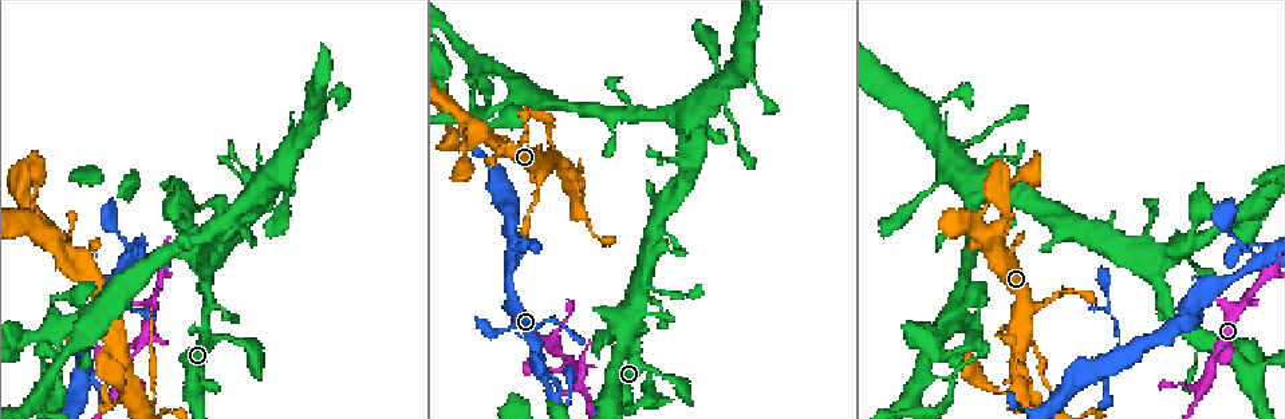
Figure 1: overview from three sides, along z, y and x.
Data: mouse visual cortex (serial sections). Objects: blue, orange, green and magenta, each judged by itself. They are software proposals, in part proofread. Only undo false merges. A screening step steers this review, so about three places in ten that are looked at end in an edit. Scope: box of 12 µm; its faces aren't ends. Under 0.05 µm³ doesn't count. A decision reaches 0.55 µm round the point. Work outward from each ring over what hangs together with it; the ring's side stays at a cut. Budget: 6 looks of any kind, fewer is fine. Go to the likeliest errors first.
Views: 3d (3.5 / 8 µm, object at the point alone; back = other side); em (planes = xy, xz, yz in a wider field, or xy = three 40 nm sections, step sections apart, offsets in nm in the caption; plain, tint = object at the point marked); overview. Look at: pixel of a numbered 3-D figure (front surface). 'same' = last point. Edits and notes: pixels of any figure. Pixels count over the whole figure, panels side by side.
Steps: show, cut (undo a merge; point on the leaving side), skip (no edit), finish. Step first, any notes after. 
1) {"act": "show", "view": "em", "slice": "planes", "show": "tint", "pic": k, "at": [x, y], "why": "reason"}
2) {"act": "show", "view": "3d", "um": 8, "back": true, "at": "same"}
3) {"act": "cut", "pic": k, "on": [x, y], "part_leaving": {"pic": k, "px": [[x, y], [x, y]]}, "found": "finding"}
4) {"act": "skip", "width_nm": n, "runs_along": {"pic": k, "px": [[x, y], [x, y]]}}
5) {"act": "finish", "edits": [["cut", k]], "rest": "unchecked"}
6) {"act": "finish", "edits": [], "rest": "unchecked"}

{"act": "show", "view": "3d", "um": 3.5, "pic": 1, "at": [590, 406]}

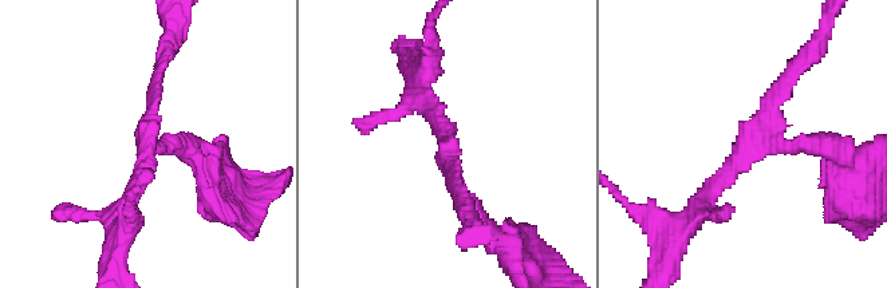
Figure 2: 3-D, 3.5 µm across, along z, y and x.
{"act": "show", "view": "em", "slice": "xy", "step": 3, "show": "plain", "pic": 2, "at": [149, 150]}

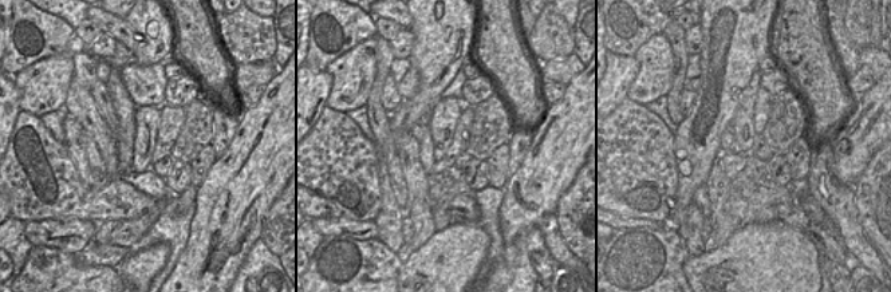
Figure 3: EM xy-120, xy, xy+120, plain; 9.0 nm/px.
{"act": "show", "view": "em", "slice": "xy", "step": 3, "show": "tint", "at": "same", "why": "where the object lies"}

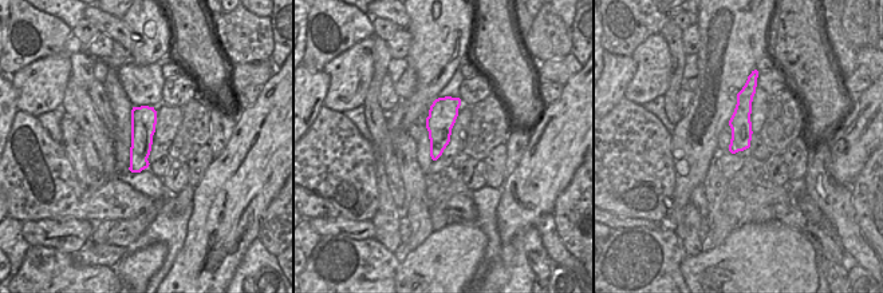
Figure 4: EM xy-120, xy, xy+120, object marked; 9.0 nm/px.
{"act": "skip", "found": "continuous, no second cell"}

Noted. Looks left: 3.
{"act": "show", "view": "3d", "um": 3.5, "pic": 1, "at": [28, 194], "why": "a narrow waist"}

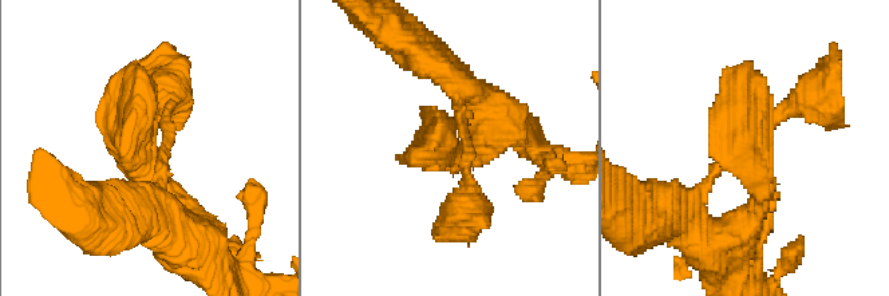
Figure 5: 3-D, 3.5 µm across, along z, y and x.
{"act": "show", "view": "em", "slice": "xy", "step": 2, "show": "tint", "pic": 5, "at": [748, 138]}

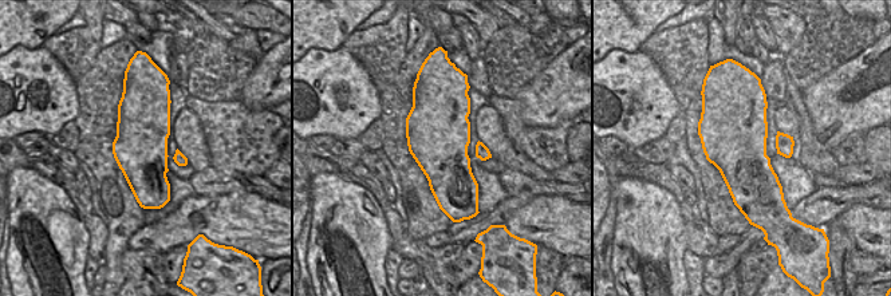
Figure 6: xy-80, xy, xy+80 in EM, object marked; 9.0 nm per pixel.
{"act": "show", "view": "em", "slice": "xy", "step": 5, "show": "tint", "at": "same", "why": "another direction"}

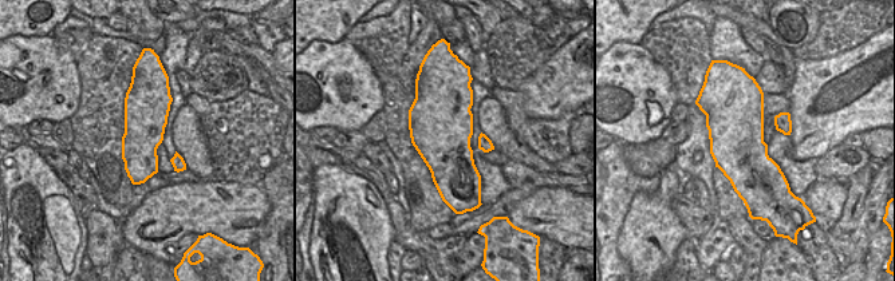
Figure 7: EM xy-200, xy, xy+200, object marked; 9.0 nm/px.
{"act": "skip", "runs_along": {"pic": 5, "px": [[751, 213], [747, 138], [806, 98]]}, "found": "continuous, no second cell"}

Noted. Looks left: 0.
{"act": "finish", "edits": [], "rest": "unchecked"}

